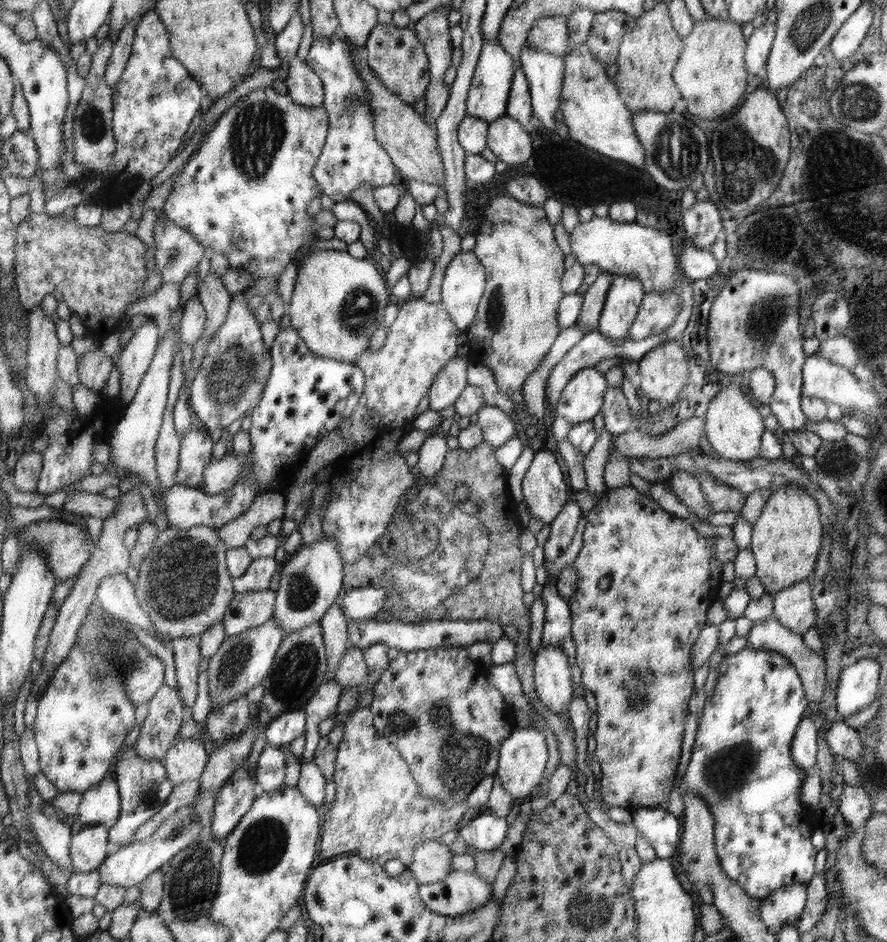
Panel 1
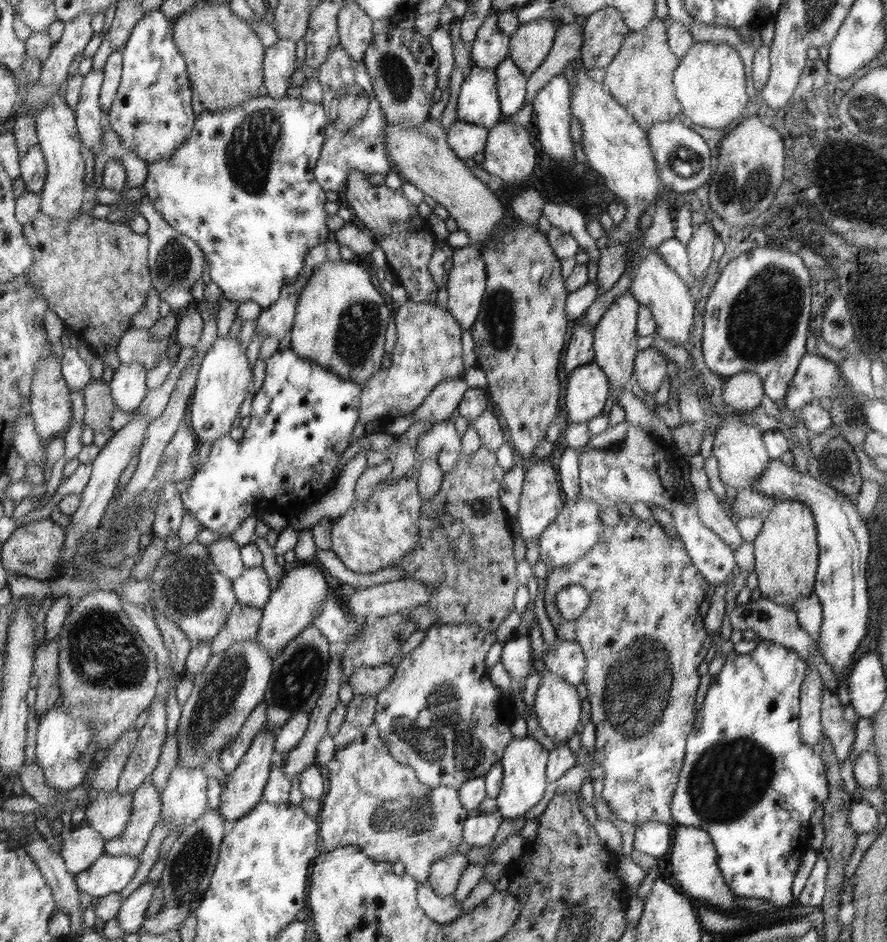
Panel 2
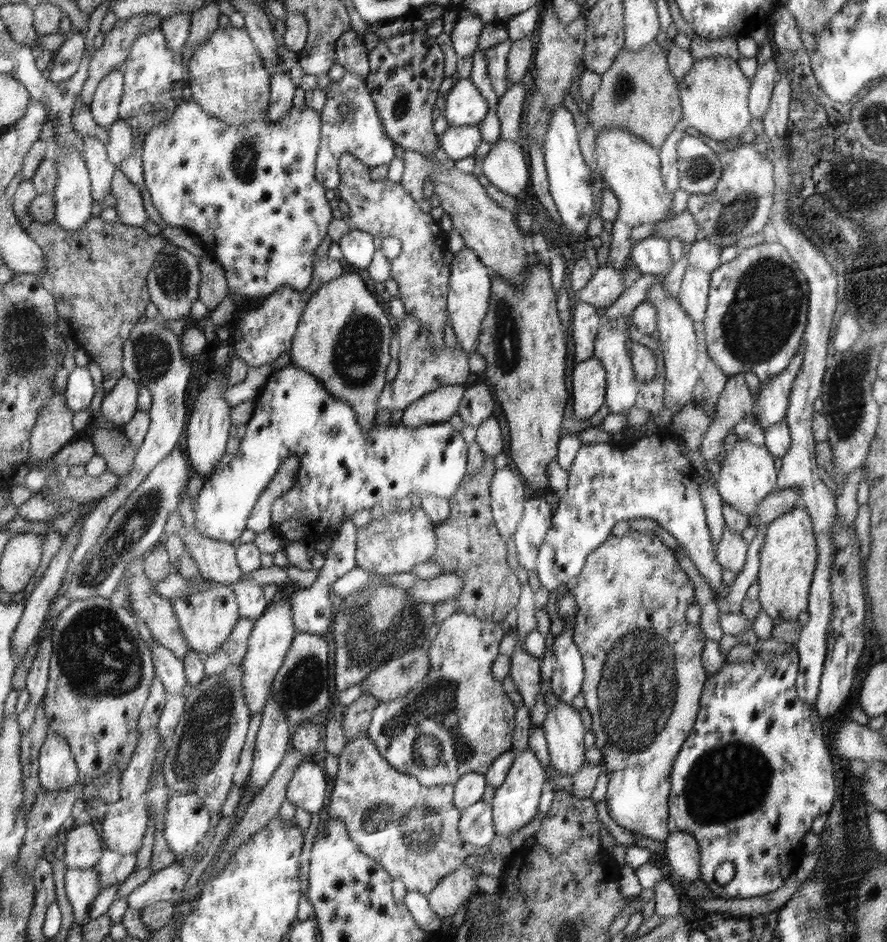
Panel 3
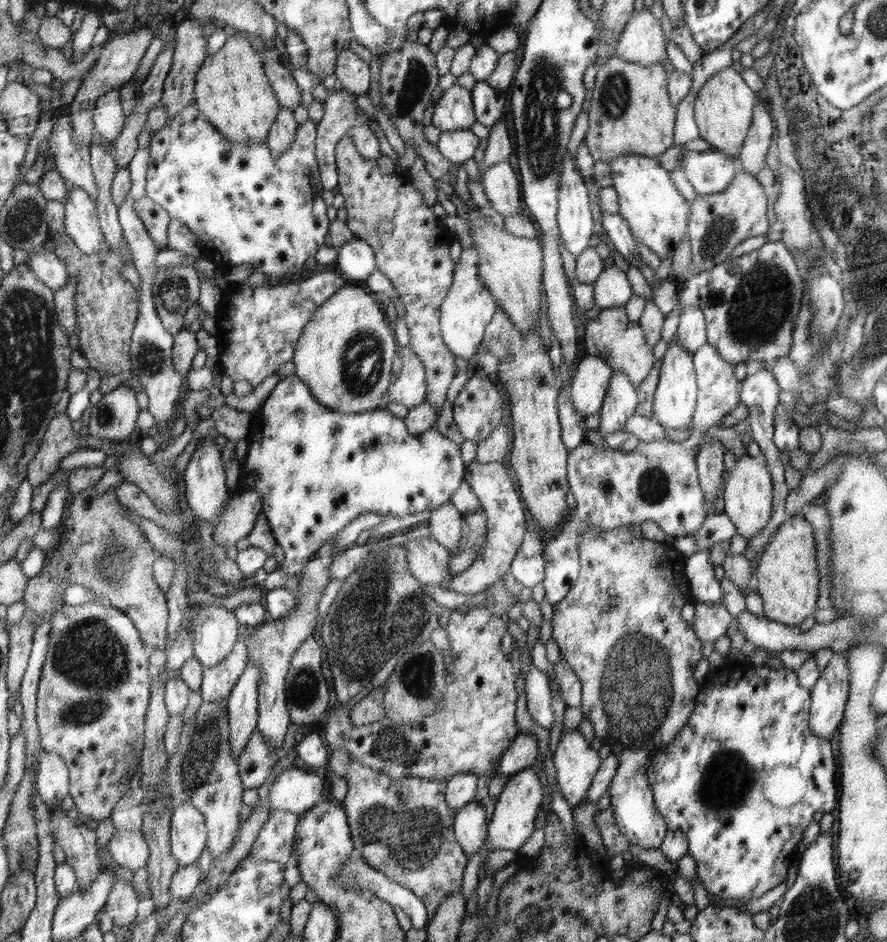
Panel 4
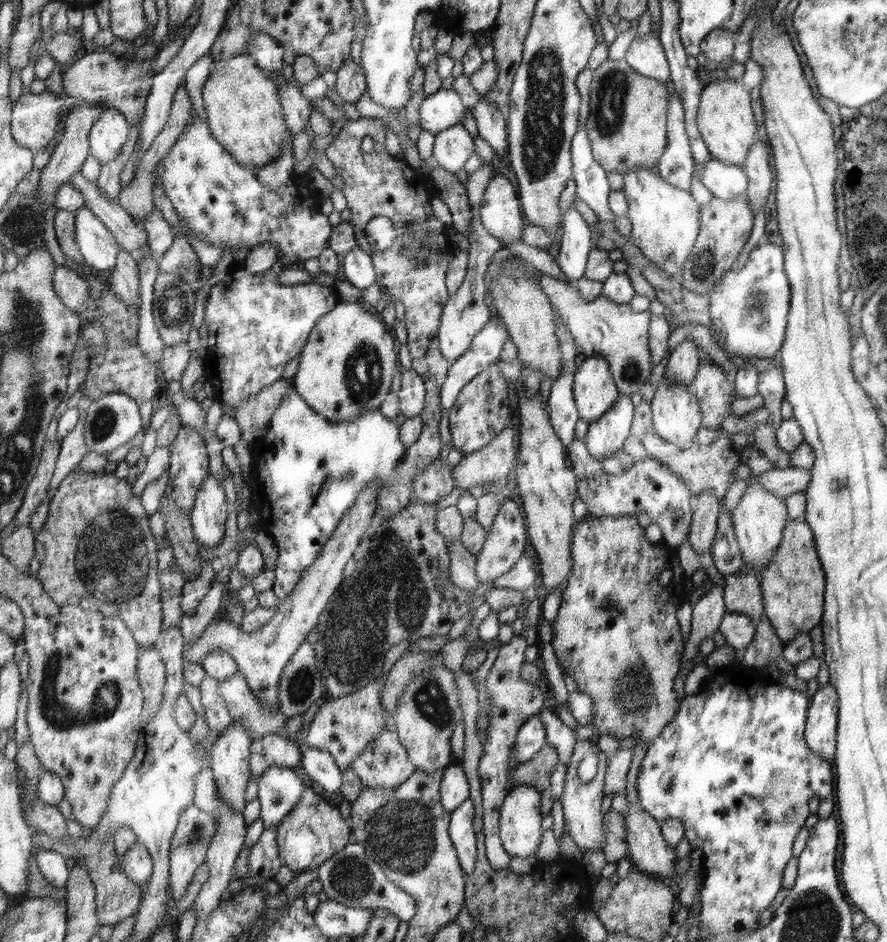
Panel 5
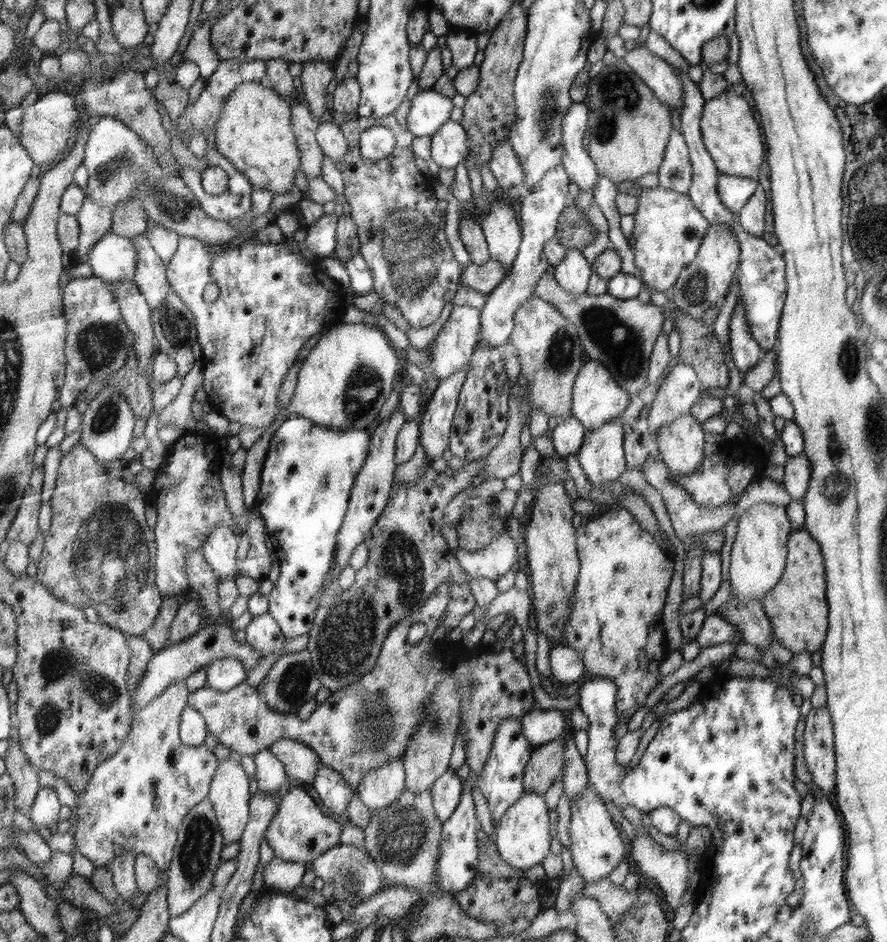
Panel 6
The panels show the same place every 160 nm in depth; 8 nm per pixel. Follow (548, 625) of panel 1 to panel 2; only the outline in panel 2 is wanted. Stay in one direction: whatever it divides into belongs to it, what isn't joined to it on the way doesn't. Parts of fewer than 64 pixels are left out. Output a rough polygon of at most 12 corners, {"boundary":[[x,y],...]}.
{"boundary":[[557,638],[542,659],[578,687],[585,676],[585,656],[574,641]]}

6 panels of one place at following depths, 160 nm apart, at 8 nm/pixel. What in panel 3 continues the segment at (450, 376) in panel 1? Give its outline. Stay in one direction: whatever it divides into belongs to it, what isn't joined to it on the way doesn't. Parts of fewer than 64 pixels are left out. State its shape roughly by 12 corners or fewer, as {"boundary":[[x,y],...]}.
{"boundary":[[465,385],[442,386],[404,409],[400,423],[418,428],[448,422]]}

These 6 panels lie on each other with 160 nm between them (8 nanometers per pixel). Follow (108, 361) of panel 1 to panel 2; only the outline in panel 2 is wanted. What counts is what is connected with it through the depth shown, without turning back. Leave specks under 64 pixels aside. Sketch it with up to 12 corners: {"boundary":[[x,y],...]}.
{"boundary":[[108,378],[86,385],[83,423],[110,426],[115,404]]}

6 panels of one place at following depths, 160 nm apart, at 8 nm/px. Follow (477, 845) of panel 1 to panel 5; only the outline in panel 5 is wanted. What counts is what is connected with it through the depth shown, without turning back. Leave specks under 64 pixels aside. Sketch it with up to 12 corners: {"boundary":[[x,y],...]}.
{"boundary":[[473,800],[451,814],[451,840],[466,875],[474,872]]}

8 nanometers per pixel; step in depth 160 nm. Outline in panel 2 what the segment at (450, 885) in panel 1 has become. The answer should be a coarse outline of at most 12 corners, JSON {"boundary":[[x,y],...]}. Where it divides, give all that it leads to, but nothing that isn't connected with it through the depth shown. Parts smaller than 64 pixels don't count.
{"boundary":[[428,882],[419,885],[422,909],[438,923],[462,914],[454,894],[440,897]]}

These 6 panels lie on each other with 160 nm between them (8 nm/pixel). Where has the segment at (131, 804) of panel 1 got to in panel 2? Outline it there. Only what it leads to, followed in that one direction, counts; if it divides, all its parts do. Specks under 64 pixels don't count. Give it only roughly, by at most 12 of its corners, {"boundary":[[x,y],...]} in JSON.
{"boundary":[[151,778],[132,794],[125,831],[106,840],[110,856],[139,856],[162,816]]}

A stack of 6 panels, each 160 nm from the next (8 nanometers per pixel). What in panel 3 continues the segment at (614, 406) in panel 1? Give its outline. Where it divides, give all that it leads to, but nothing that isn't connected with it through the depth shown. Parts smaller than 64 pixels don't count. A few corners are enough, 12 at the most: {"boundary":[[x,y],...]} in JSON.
{"boundary":[[583,444],[537,573],[582,573],[616,522],[652,518],[719,596],[687,446]]}

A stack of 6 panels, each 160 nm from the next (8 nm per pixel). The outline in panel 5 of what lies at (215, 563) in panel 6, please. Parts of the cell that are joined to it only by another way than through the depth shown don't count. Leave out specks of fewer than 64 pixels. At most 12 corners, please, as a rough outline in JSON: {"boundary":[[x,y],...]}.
{"boundary":[[208,475],[189,514],[199,546],[226,536],[224,487]]}

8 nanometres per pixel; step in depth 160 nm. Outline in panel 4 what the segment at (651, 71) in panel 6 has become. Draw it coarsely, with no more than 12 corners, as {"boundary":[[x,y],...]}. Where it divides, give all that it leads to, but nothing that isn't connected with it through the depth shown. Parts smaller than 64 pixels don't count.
{"boundary":[[648,3],[632,15],[615,52],[640,66],[664,65],[666,38]]}

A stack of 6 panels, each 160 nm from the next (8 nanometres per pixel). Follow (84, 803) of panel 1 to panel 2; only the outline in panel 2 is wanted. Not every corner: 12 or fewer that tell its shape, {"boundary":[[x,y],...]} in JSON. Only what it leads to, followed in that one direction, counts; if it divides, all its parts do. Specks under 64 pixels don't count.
{"boundary":[[100,792],[85,819],[106,840],[132,817],[131,794]]}

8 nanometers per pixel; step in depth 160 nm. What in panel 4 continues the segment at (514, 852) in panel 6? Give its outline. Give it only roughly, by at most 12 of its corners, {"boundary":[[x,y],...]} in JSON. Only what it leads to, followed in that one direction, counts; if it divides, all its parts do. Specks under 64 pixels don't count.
{"boundary":[[534,766],[496,797],[489,853],[518,852],[534,832],[544,788]]}

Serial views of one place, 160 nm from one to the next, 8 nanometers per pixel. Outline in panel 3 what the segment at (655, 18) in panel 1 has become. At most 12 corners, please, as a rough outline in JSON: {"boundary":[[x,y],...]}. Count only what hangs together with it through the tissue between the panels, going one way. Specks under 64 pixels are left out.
{"boundary":[[657,42],[623,50],[585,114],[656,148],[682,116]]}

